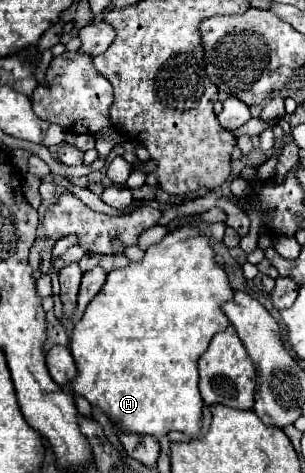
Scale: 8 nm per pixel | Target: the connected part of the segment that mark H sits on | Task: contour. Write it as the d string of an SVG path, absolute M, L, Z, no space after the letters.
M181 226L161 242L149 246L139 264L109 272L105 286L73 326L69 340L69 350L77 366L77 376L69 382L73 396L83 396L93 408L101 408L123 432L153 436L155 440L161 440L171 430L199 436L203 400L197 388L197 360L207 350L211 338L229 326L221 304L233 298L227 274L215 264L213 256L215 252L205 236L191 226Z

